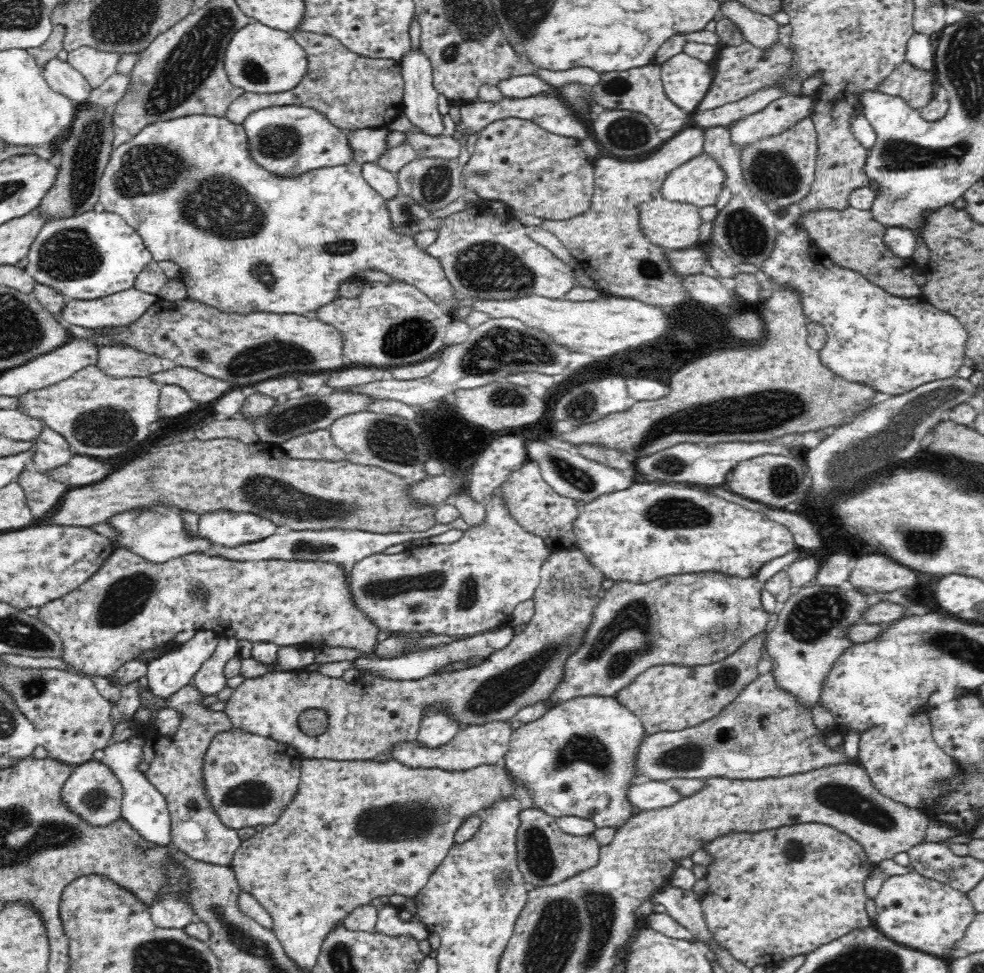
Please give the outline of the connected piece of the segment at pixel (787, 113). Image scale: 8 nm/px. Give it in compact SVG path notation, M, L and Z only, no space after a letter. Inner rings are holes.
M784 95L766 108L736 120L728 127L731 143L744 152L760 140L782 134L797 122L808 118L814 106L813 96Z

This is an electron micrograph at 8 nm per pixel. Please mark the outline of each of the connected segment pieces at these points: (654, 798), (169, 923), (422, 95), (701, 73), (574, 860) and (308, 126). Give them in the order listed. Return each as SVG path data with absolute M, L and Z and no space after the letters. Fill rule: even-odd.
M650 781L630 787L628 798L640 811L654 810L672 806L684 797L667 781Z
M166 895L159 901L149 905L152 920L156 926L162 928L183 929L190 922L197 922L198 918L186 901Z
M422 48L406 52L406 55L399 59L399 74L404 80L403 91L403 113L410 119L411 124L414 124L423 130L427 135L438 136L442 135L444 130L443 116L438 111L438 95L434 89L432 63L430 59L422 53Z
M685 53L672 56L660 65L666 96L676 106L692 113L712 86L710 66Z
M536 807L524 809L519 817L517 861L526 882L537 887L552 886L598 864L601 844L592 834L568 834L558 826L556 818Z
M298 105L262 107L251 112L242 125L248 137L252 161L282 178L347 165L356 160L354 149L350 147L350 130L338 128L325 114L312 108Z

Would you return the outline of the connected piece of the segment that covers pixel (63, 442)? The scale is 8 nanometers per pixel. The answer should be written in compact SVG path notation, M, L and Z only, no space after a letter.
M44 426L35 443L38 449L33 462L39 473L48 474L51 470L68 464L74 455L68 441L50 427Z

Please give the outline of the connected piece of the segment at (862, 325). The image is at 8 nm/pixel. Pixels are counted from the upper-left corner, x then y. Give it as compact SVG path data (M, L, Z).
M798 229L792 236L780 233L771 257L761 264L761 270L764 277L776 282L776 287L786 285L798 289L805 315L810 321L822 325L827 332L825 347L819 351L822 364L844 380L896 396L927 382L956 376L963 365L967 332L953 314L936 308L923 297L894 296L870 283L858 271L834 264L806 231Z

